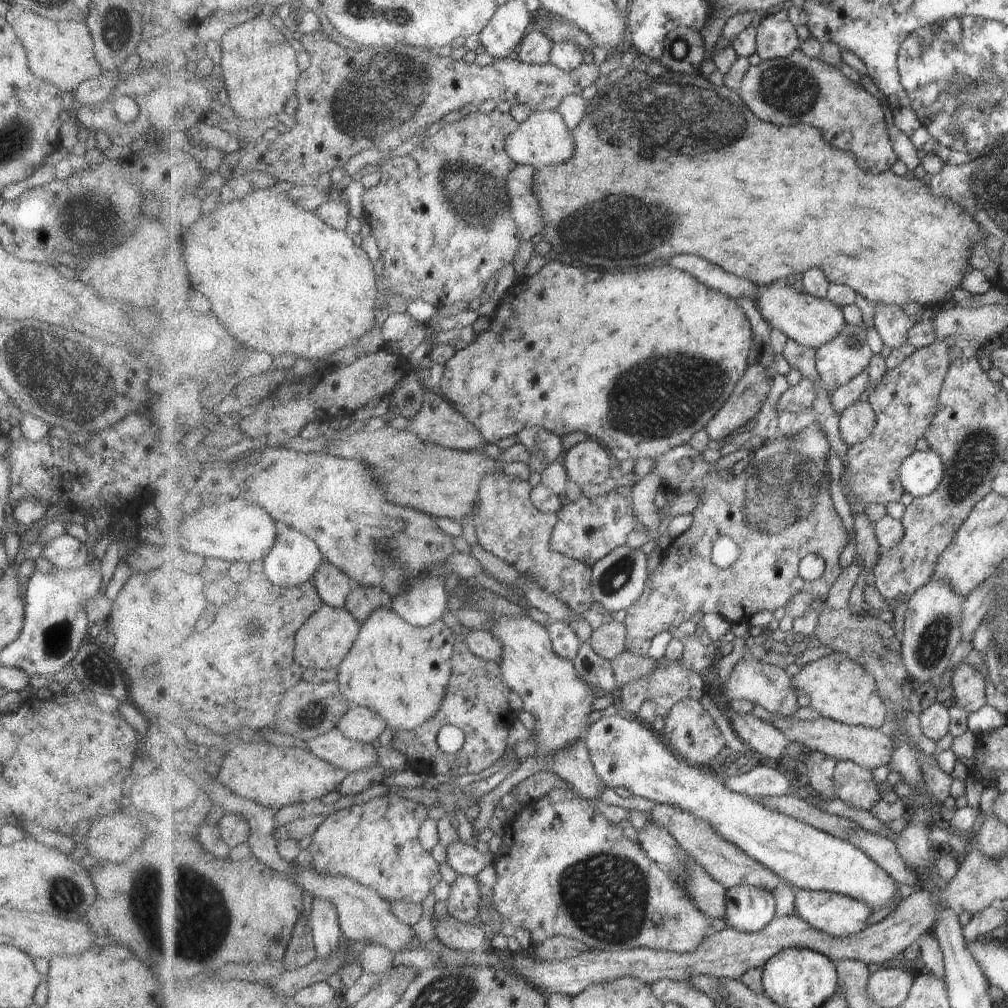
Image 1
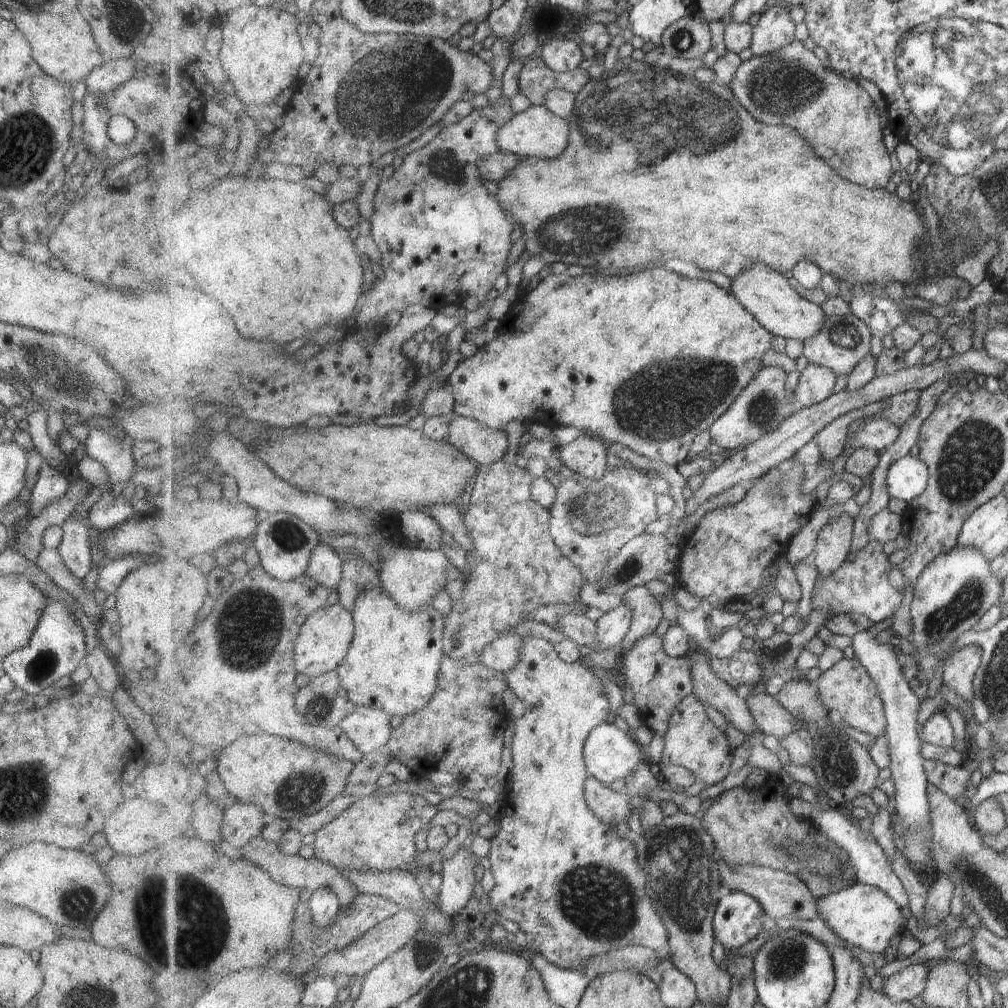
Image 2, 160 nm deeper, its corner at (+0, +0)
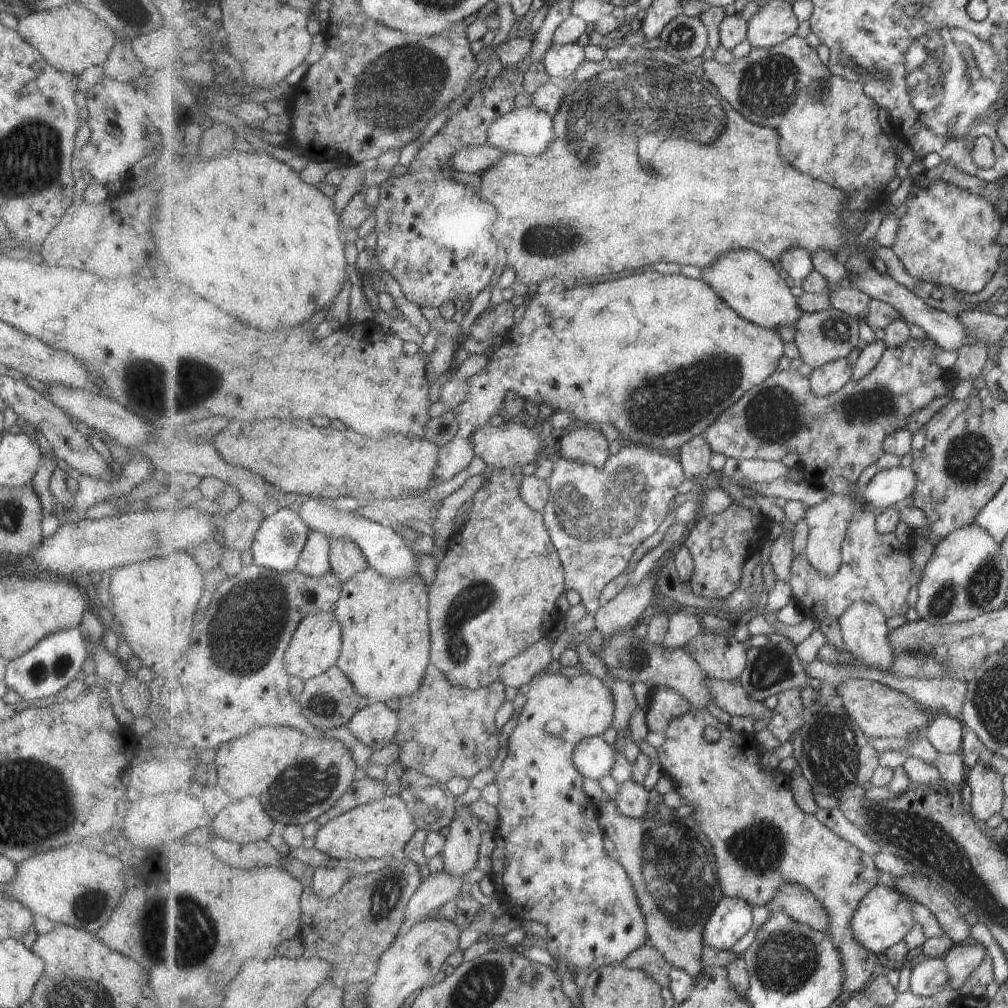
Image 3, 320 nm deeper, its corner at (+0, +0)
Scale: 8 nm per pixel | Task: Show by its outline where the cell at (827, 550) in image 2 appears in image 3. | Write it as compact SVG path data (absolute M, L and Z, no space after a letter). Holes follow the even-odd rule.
M927 334L924 339L911 337L905 344L887 346L880 363L869 376L861 380L852 378L841 390L827 396L817 396L810 378L803 377L797 370L779 370L763 384L746 392L741 400L729 407L706 430L704 437L712 451L723 454L726 458L780 461L791 452L797 454L797 466L802 470L804 480L811 485L823 487L829 493L820 505L809 507L805 515L809 528L805 555L823 576L835 576L843 568L843 543L858 509L857 497L860 490L857 488L857 480L867 466L875 464L886 453L884 440L901 429L907 429L909 418L917 410L923 410L935 398L945 396L949 392L949 385L956 384L954 374L939 366L938 356L942 350L942 346Z

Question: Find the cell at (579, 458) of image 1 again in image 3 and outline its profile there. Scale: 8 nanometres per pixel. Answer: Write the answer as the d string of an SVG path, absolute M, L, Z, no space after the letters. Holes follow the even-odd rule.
M595 426L579 427L560 440L560 454L572 461L602 469L608 462L609 442Z

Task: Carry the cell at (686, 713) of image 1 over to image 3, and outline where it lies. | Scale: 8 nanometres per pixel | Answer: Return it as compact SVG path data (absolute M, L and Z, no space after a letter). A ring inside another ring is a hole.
M706 708L697 709L689 711L684 715L675 717L672 719L668 728L665 731L665 742L657 749L658 752L658 761L661 766L663 774L671 777L674 782L677 791L679 792L681 799L681 804L689 804L694 811L690 814L691 818L696 819L696 821L701 825L702 831L705 833L705 836L711 841L712 847L714 848L714 853L718 862L719 867L719 880L722 886L722 891L724 892L725 897L731 897L732 899L741 899L746 903L749 903L753 908L764 908L768 909L768 905L776 898L783 890L784 887L790 884L800 884L804 887L807 887L814 895L817 900L822 904L822 907L827 910L830 916L830 932L829 937L832 938L833 942L836 944L842 959L844 960L844 967L846 972L846 981L845 981L845 994L844 998L848 995L853 994L854 992L860 991L867 982L869 978L873 976L875 968L877 968L877 956L874 952L871 952L868 948L865 948L865 945L862 945L857 939L856 934L854 933L852 927L852 920L856 914L857 907L860 906L861 901L875 888L879 882L882 875L882 871L876 865L873 856L868 852L862 851L858 845L854 845L852 842L841 838L836 832L833 832L830 828L827 828L818 818L817 815L805 814L791 792L781 792L781 788L777 788L777 782L781 778L781 782L785 780L785 784L789 782L790 775L781 774L779 770L765 769L762 767L763 753L764 749L762 746L755 746L753 744L749 746L749 742L745 740L743 734L737 734L737 731L734 731L729 727L728 724L718 720L707 710ZM705 728L716 728L720 732L720 738L715 743L709 743L705 740Z

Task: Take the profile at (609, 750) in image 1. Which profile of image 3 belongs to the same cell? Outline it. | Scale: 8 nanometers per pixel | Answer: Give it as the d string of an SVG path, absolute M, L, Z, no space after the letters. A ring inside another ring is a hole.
M601 737L583 739L574 750L574 763L585 779L599 780L610 775L615 764L616 749Z

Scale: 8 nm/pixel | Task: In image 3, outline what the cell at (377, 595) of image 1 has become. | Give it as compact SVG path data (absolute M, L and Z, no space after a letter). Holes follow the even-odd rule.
M331 537L329 540L332 570L343 582L370 566L361 547L351 538Z

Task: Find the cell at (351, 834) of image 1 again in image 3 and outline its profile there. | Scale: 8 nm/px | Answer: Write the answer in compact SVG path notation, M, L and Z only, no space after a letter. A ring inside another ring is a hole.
M387 795L377 802L354 808L332 818L320 827L313 846L331 858L348 861L393 857L401 853L405 844L413 838L417 830L414 819L415 815L407 808L405 800L399 795Z

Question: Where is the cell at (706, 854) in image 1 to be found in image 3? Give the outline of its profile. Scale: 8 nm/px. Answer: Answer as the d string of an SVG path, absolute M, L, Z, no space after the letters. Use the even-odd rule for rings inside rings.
M790 884L768 905L769 910L785 909L793 920L812 926L819 932L829 934L830 916L815 895L803 885Z

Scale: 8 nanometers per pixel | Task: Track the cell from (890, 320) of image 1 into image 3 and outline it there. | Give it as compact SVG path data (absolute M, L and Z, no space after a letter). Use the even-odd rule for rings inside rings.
M843 283L831 284L829 296L833 307L858 318L860 322L866 321L871 300L868 294Z

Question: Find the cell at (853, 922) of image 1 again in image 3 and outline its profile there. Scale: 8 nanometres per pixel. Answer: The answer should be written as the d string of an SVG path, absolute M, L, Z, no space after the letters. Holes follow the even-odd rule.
M881 884L873 888L861 901L852 920L856 939L875 954L883 953L893 945L903 943L916 924L912 902L897 889Z

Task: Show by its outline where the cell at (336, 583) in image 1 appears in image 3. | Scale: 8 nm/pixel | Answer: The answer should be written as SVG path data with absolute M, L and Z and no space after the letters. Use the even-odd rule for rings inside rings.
M313 531L301 555L297 570L310 577L319 578L331 571L330 540L321 531Z

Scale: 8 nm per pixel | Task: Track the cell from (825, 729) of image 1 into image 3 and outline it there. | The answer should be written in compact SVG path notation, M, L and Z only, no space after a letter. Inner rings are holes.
M707 679L706 684L712 704L727 712L732 718L753 717L755 720L761 720L768 715L771 719L773 710L769 711L763 701L752 699L741 683Z

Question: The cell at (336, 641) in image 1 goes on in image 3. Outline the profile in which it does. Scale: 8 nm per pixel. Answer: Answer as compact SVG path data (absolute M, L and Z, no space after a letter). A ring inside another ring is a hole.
M321 611L307 615L301 621L301 626L297 628L293 635L289 652L285 657L287 672L291 676L299 676L302 681L306 681L335 666L340 659L343 646L343 629L337 617L331 611Z

